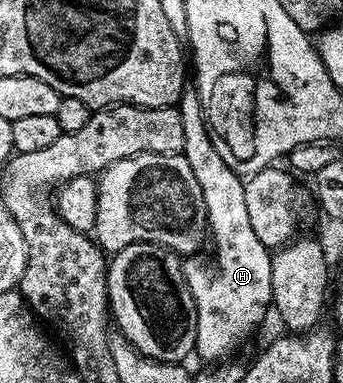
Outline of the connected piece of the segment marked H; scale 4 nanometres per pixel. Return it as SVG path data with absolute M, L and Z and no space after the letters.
M187 88L181 94L179 103L183 134L185 136L184 156L203 188L203 204L207 208L209 238L217 253L217 271L214 274L188 275L189 291L199 311L197 316L196 353L209 358L213 350L229 350L244 334L253 330L253 325L270 309L271 292L271 250L264 246L251 228L247 216L247 196L242 175L227 168L227 160L219 156L215 144L211 144L209 129L201 111L201 101L196 89Z

